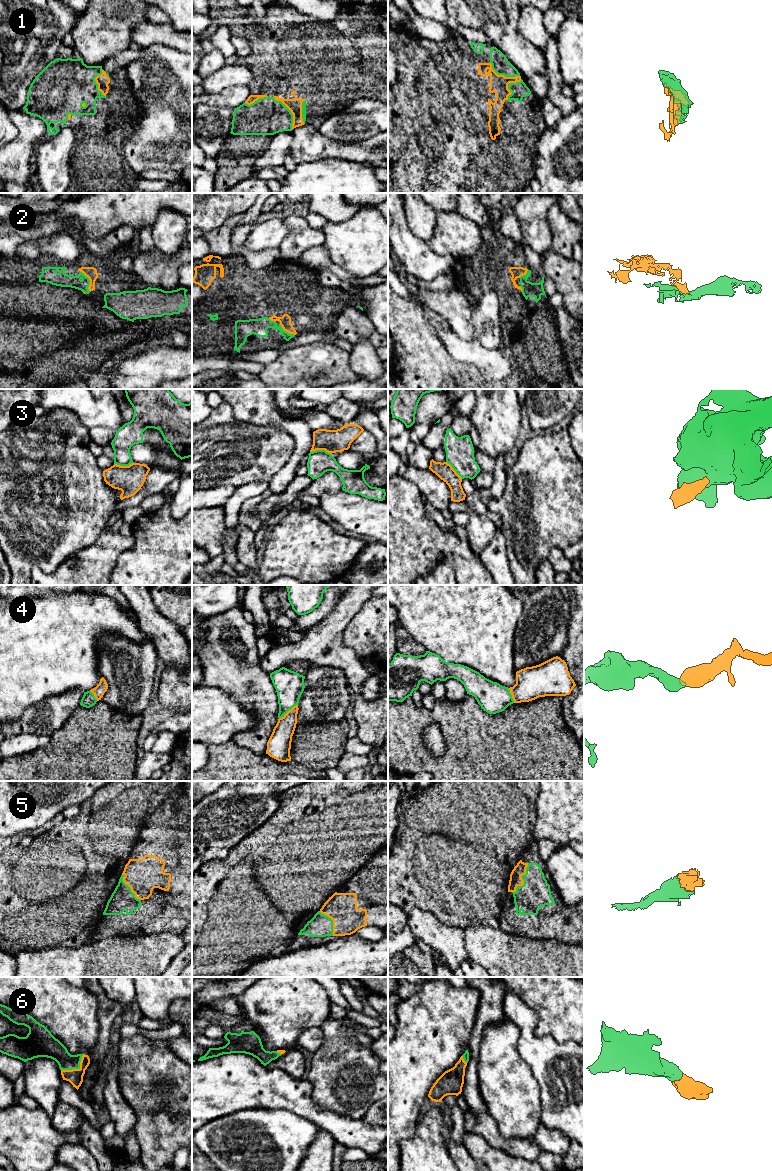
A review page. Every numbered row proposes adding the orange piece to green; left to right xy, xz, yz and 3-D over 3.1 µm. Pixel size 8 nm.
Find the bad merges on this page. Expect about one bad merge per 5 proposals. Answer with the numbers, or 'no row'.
3

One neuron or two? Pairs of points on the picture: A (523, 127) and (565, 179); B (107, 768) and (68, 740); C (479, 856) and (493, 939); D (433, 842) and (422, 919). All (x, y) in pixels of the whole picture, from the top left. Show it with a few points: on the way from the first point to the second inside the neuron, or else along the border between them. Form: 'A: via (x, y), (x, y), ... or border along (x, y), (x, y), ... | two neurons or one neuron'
A: border along (546, 128), (538, 137), (534, 146) | two neurons
B: via (97, 768), (78, 750) | one neuron
C: border along (470, 924), (489, 925), (499, 929) | two neurons
D: border along (407, 914), (420, 908), (443, 924) | two neurons

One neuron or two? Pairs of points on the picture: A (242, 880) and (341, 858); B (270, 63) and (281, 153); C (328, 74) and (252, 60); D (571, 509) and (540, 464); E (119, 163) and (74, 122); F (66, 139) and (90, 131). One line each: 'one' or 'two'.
A: one
B: two
C: one
D: one
E: one
F: two

